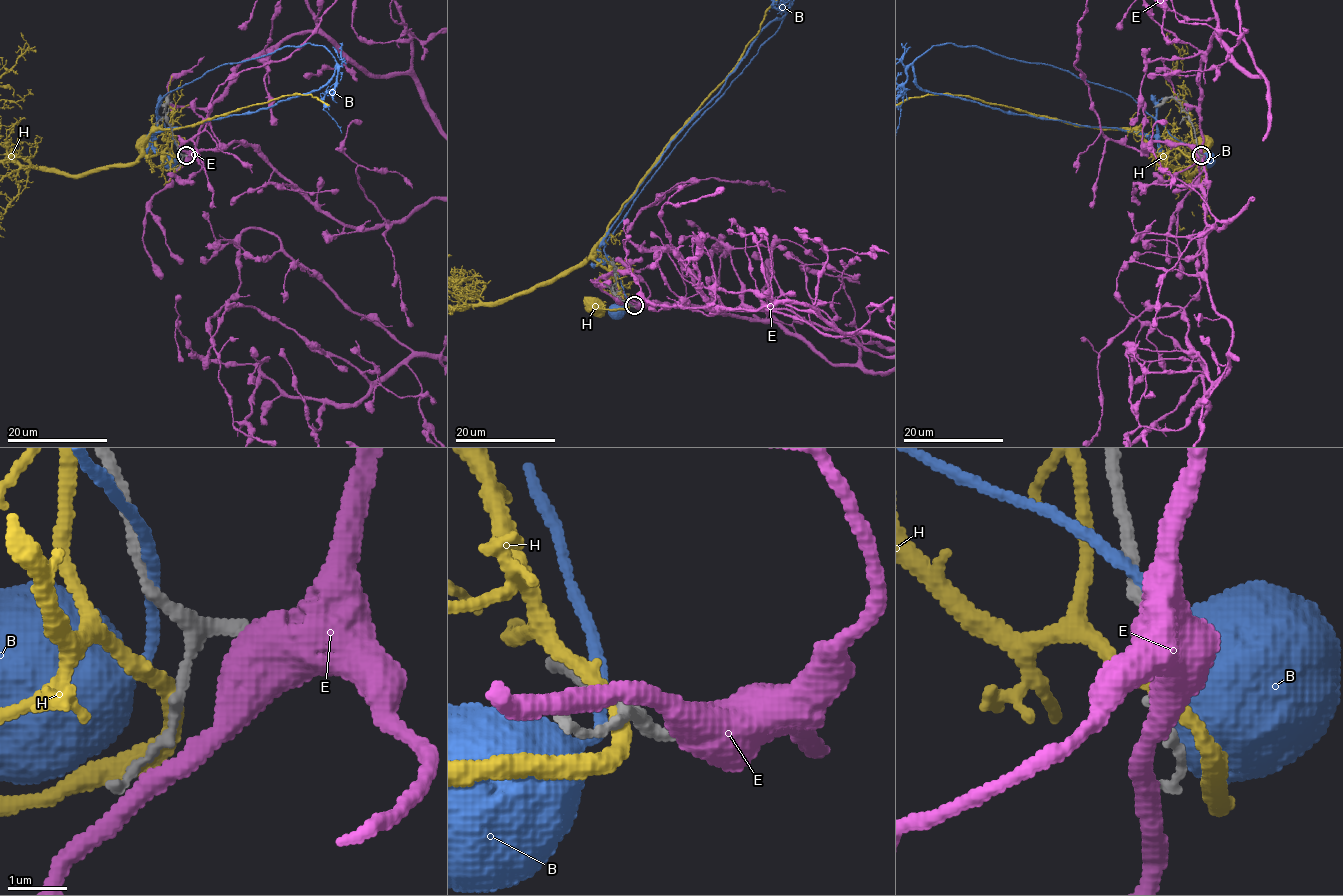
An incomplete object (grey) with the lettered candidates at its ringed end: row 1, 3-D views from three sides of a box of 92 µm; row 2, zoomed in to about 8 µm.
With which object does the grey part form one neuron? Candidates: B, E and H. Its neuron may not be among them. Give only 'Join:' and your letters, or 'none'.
Join: none

